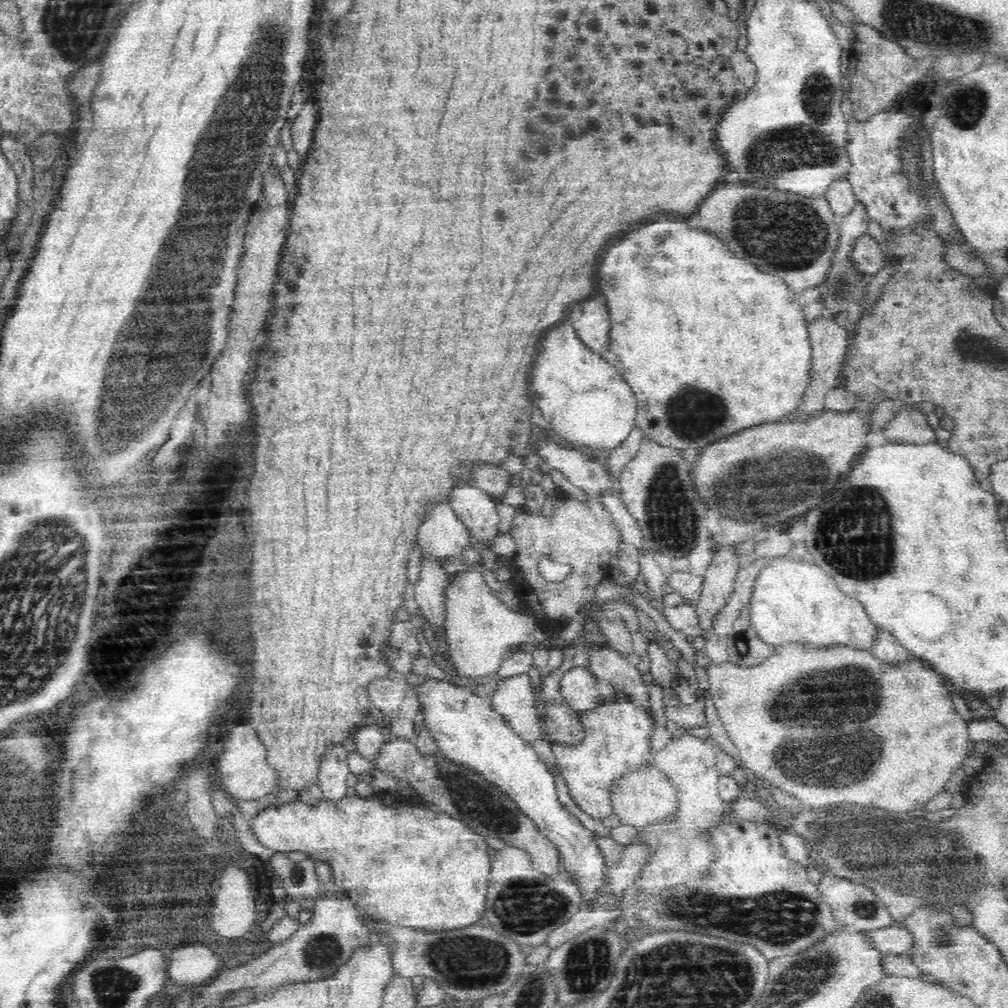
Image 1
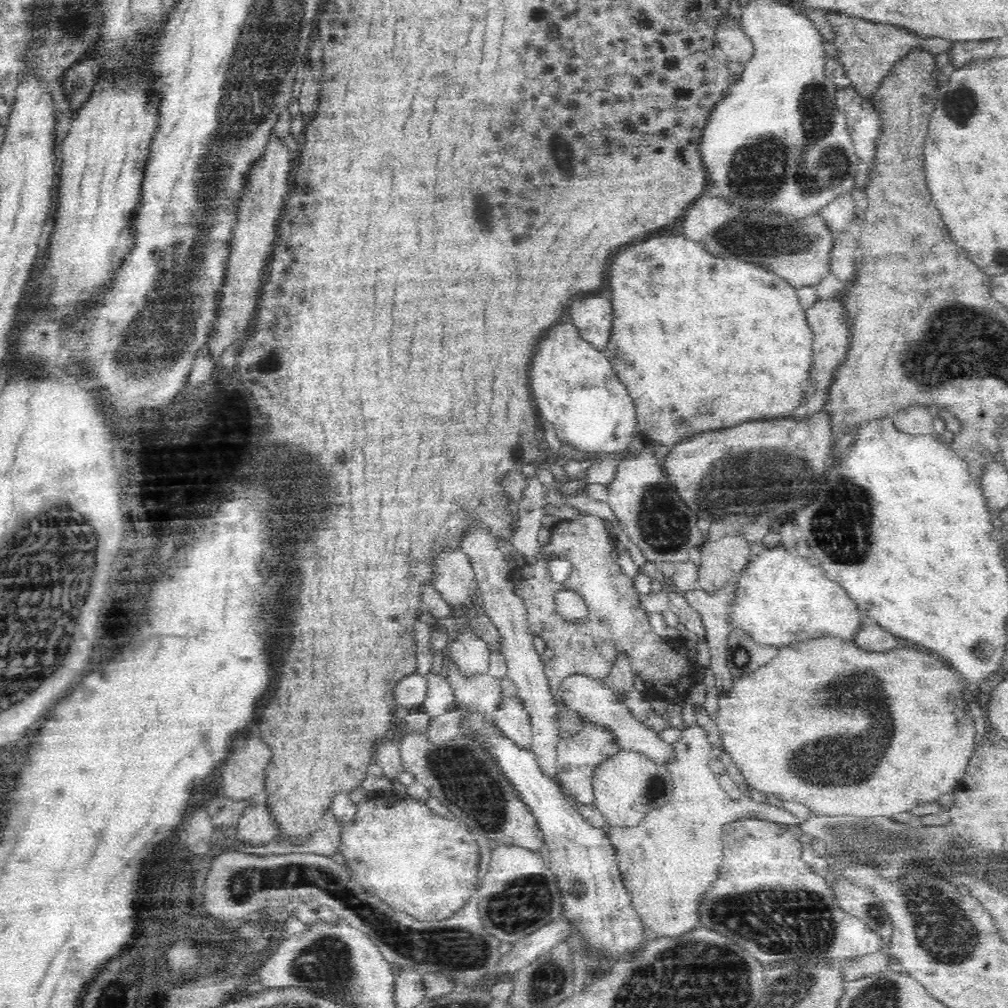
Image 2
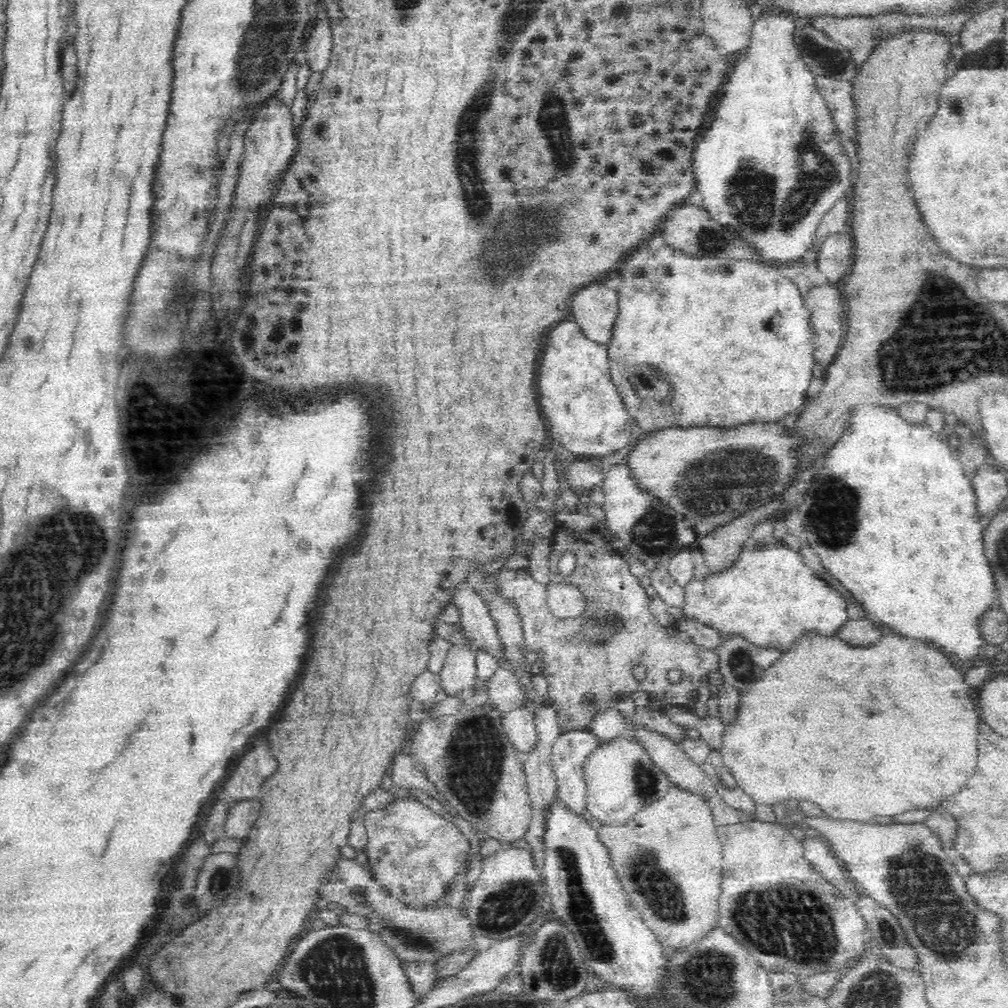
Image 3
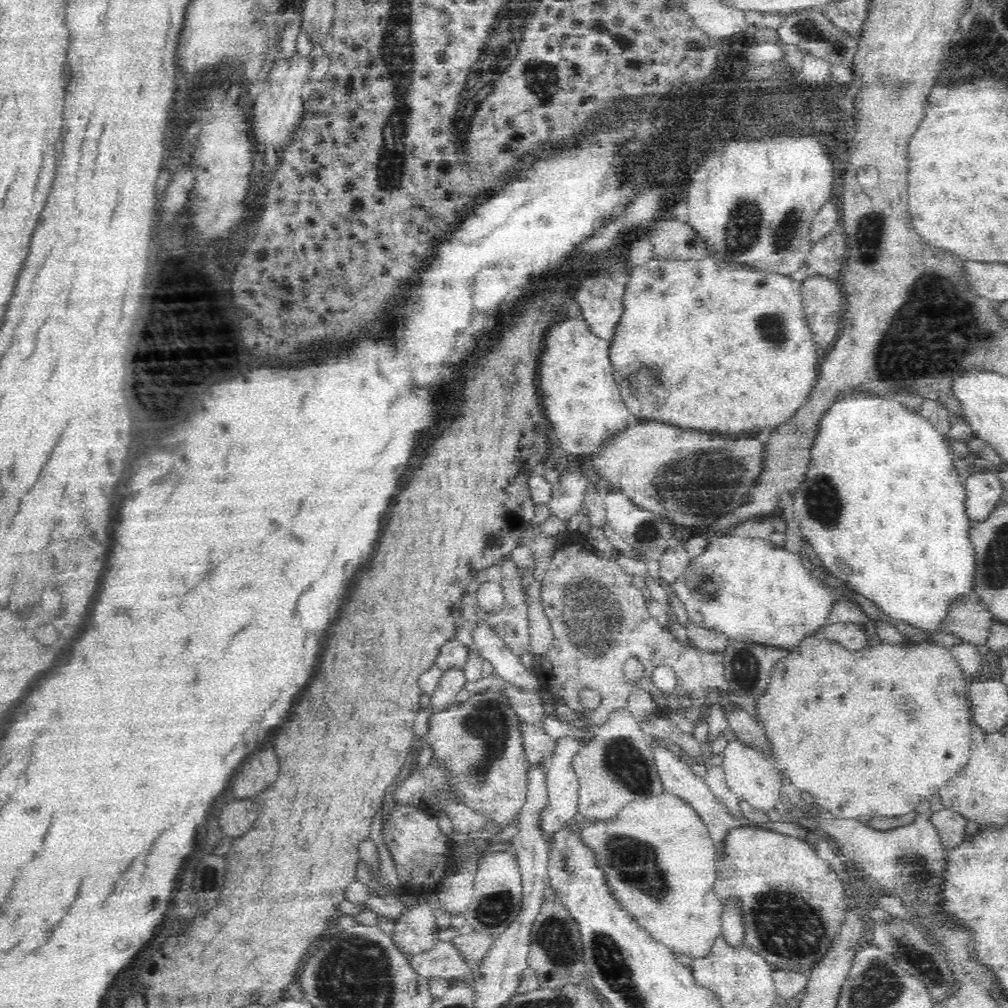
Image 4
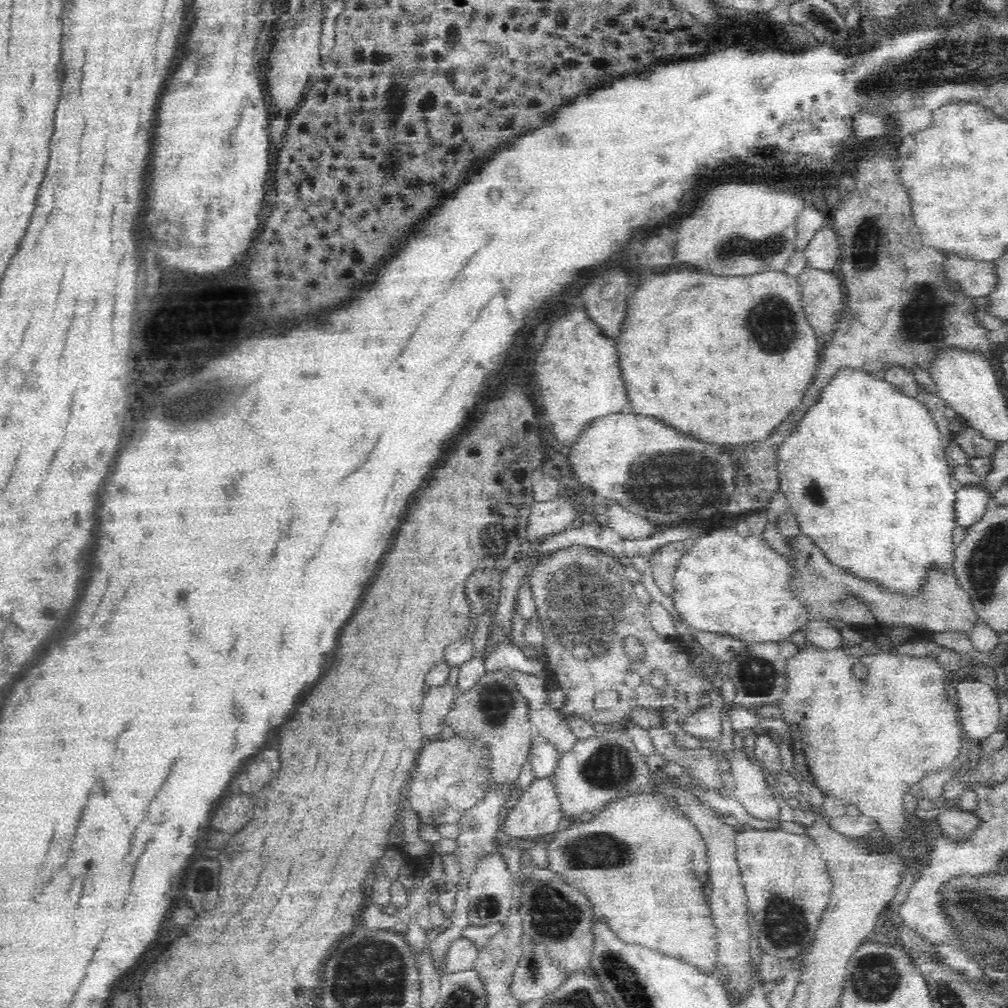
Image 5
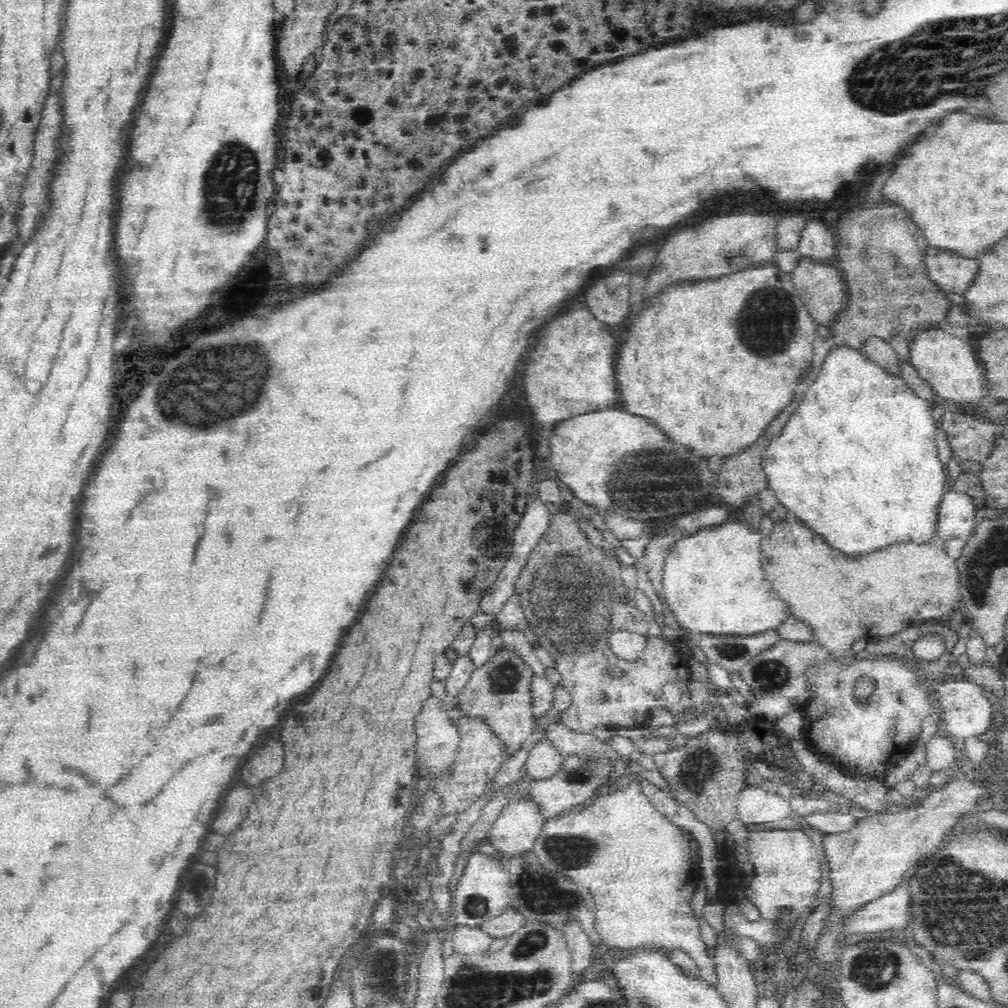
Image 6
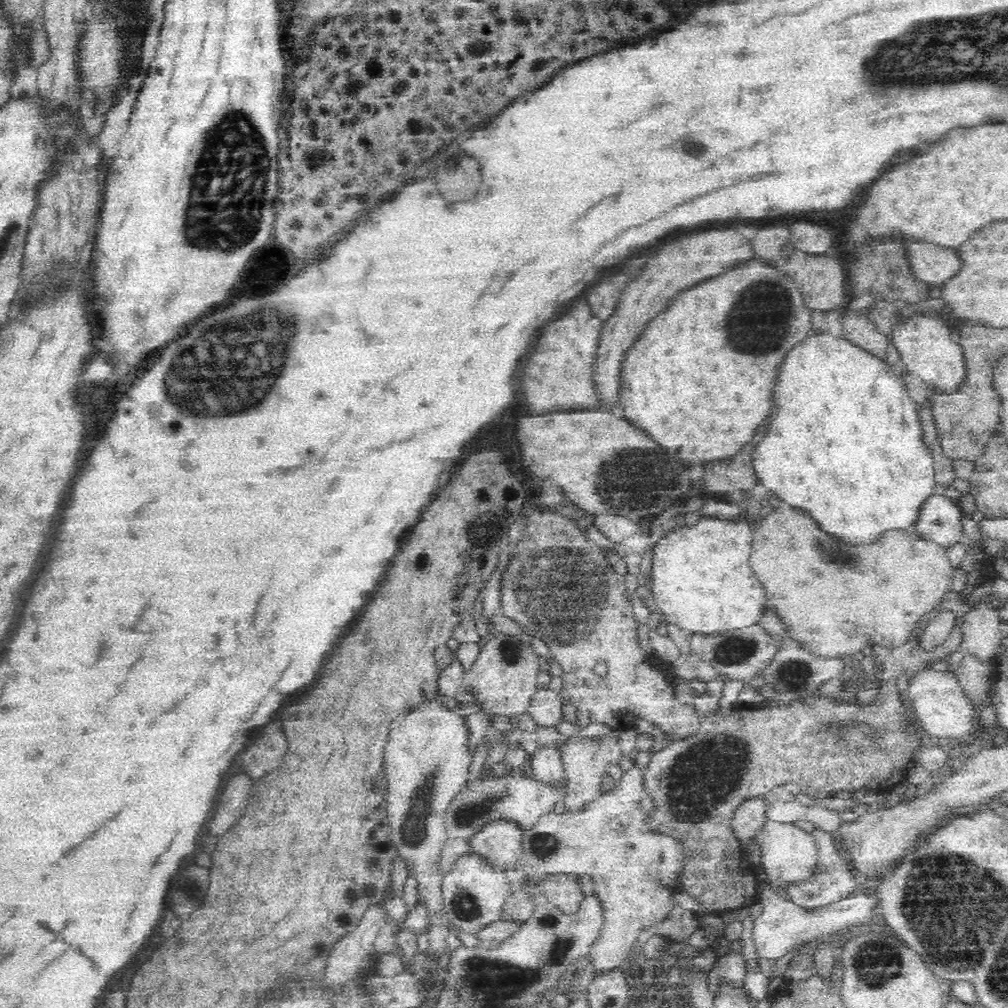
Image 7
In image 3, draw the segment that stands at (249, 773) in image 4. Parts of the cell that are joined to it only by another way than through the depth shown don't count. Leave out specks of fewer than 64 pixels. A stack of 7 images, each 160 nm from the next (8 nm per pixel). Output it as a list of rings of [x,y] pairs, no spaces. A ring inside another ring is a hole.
[[[262,740],[254,742],[254,748],[241,757],[239,764],[226,778],[223,789],[234,802],[257,798],[264,781],[278,768],[278,761]]]

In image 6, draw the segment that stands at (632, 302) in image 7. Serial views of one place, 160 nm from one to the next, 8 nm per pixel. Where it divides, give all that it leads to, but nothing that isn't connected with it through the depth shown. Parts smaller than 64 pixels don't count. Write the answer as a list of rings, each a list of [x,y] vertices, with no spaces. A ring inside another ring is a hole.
[[[749,206],[748,210],[743,208],[740,212],[734,212],[734,214],[712,216],[710,220],[698,224],[698,228],[686,228],[684,232],[672,236],[670,240],[667,240],[666,244],[660,247],[658,256],[656,256],[650,270],[647,272],[648,282],[646,282],[646,286],[642,290],[641,307],[630,306],[629,317],[634,316],[642,307],[646,306],[648,300],[656,298],[662,292],[662,289],[666,289],[668,286],[681,284],[692,280],[692,278],[694,280],[718,278],[718,276],[728,274],[728,272],[738,272],[758,265],[775,264],[776,254],[778,254],[778,250],[775,248],[777,245],[775,244],[775,224],[778,220],[780,218]]]

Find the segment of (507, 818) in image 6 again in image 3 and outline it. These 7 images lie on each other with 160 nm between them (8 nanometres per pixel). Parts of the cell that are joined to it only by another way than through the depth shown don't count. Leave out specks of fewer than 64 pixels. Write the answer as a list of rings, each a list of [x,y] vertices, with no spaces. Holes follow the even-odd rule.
[[[569,730],[562,732],[555,740],[553,753],[551,756],[551,765],[555,774],[556,790],[558,801],[561,802],[563,808],[572,814],[582,814],[587,811],[586,797],[587,784],[583,777],[583,762],[586,757],[600,745],[596,736],[587,730]]]

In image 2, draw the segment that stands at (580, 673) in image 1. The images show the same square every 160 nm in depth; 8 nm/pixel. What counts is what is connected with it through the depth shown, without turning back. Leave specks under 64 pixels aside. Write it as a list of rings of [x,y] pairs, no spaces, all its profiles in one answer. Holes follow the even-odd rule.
[[[572,674],[566,677],[560,685],[561,698],[570,709],[580,713],[583,722],[590,722],[600,728],[604,728],[612,735],[614,744],[622,750],[634,750],[645,754],[654,762],[662,765],[672,764],[676,762],[676,749],[674,745],[668,744],[666,740],[662,740],[660,736],[639,721],[624,703],[622,698],[614,694],[612,690],[604,682],[594,680],[589,676],[581,674]]]

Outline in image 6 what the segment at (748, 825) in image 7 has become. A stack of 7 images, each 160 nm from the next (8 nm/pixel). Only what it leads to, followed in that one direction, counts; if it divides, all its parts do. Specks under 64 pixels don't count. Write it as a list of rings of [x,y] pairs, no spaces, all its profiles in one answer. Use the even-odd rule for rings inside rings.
[[[760,787],[746,788],[739,793],[737,801],[738,819],[744,824],[768,824],[794,817],[788,798],[770,793]]]

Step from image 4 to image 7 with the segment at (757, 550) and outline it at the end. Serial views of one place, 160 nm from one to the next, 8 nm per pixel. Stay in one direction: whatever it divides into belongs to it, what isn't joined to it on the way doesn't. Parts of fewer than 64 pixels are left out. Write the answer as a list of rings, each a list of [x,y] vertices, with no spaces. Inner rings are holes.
[[[702,516],[696,524],[674,527],[655,542],[649,566],[649,575],[652,577],[648,588],[651,591],[649,602],[653,608],[662,612],[664,624],[700,634],[718,634],[758,624],[768,634],[781,639],[786,630],[782,630],[784,626],[778,622],[779,618],[776,618],[774,611],[768,606],[762,606],[766,600],[762,586],[748,566],[752,530],[754,528],[740,519],[733,521]]]

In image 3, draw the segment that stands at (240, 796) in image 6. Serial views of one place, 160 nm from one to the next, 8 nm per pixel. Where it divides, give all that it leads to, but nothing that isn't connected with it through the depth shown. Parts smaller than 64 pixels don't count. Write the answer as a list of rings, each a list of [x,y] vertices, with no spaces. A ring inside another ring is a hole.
[[[254,799],[247,801],[235,802],[235,805],[231,807],[224,823],[225,837],[234,837],[238,839],[244,838],[252,824],[258,820],[259,812],[261,809],[261,803]]]

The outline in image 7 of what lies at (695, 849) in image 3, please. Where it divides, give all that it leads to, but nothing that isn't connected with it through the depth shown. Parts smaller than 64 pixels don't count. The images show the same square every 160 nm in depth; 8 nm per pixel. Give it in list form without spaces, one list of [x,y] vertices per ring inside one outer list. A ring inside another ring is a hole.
[[[634,765],[623,773],[618,786],[602,793],[584,810],[560,814],[552,810],[541,814],[532,828],[522,831],[521,866],[546,875],[592,875],[596,885],[593,893],[601,898],[606,909],[606,924],[588,951],[588,961],[598,974],[625,967],[637,949],[639,930],[661,921],[674,906],[672,896],[678,893],[675,886],[677,872],[684,860],[684,847],[646,827],[648,816],[640,807],[640,801],[646,795],[643,771],[644,768]]]

